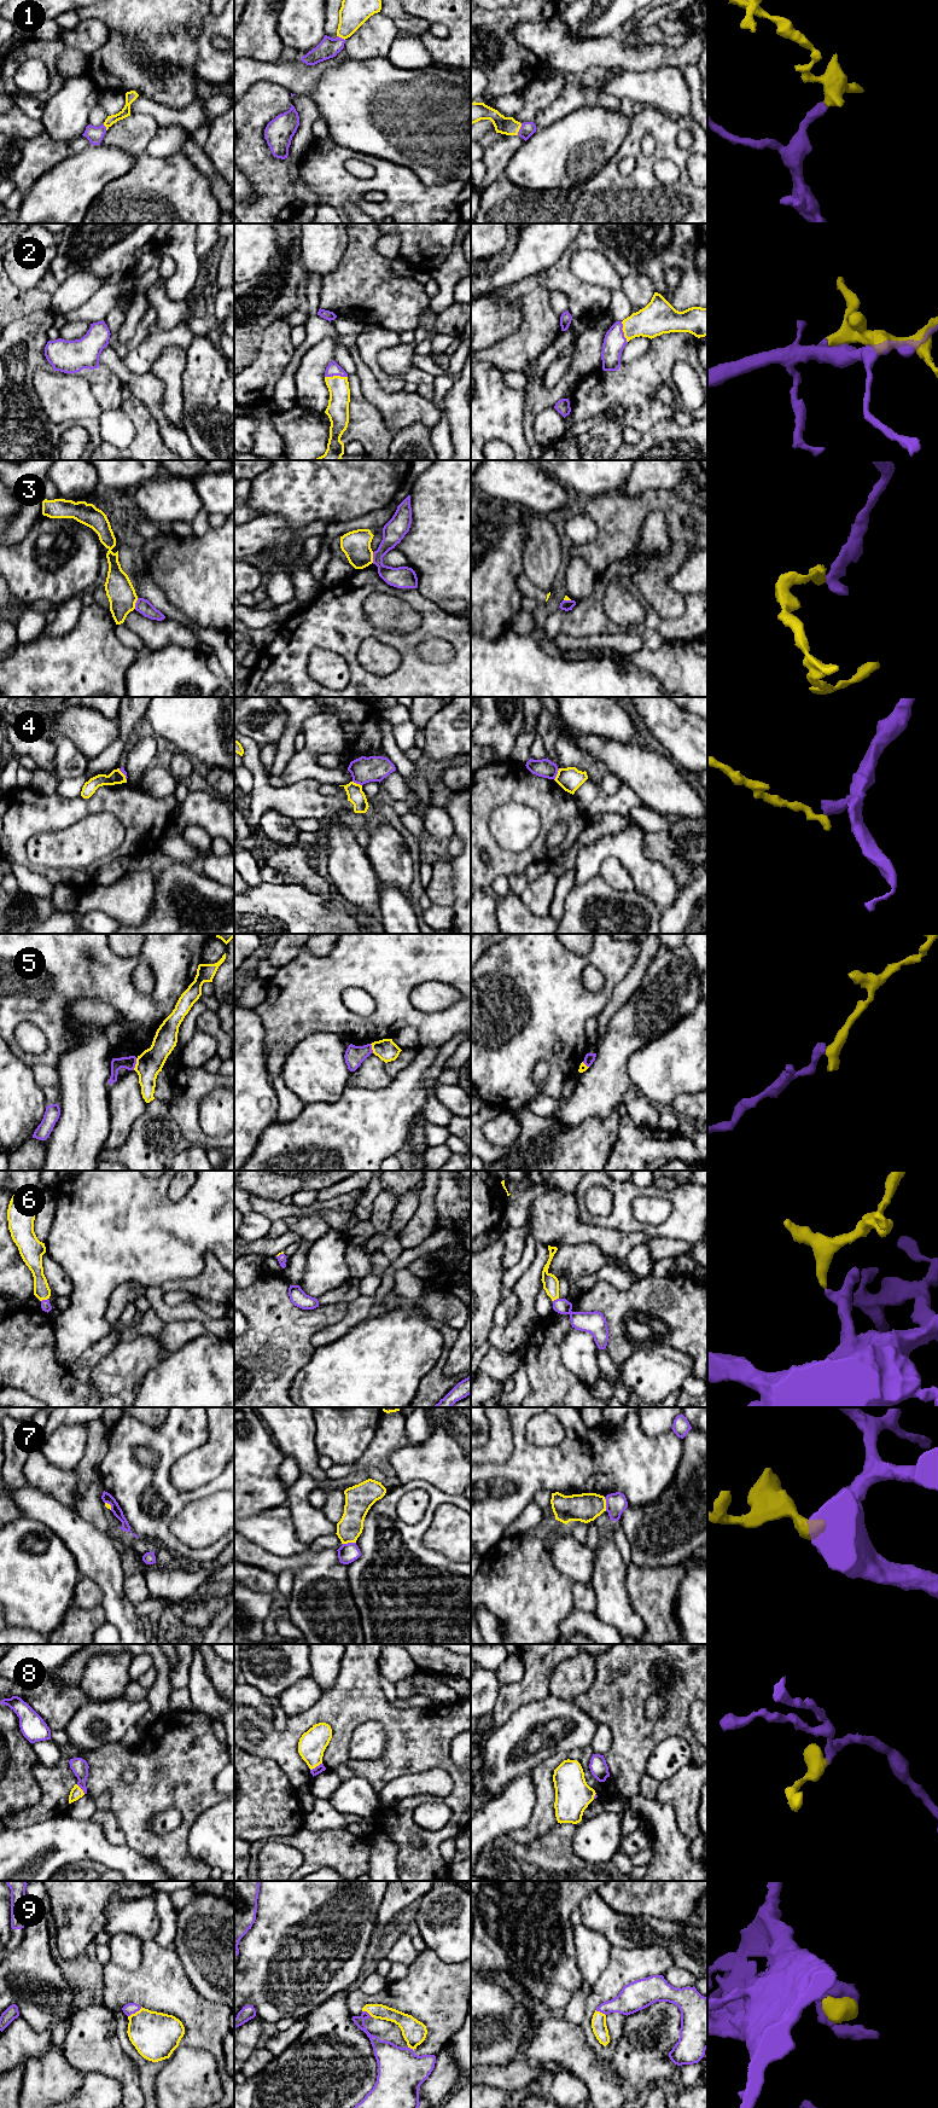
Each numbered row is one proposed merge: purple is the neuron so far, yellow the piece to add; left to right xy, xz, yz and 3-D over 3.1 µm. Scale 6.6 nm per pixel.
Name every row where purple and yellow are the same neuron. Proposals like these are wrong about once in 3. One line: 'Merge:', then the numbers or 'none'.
Merge: 1, 2, 6, 8, 9

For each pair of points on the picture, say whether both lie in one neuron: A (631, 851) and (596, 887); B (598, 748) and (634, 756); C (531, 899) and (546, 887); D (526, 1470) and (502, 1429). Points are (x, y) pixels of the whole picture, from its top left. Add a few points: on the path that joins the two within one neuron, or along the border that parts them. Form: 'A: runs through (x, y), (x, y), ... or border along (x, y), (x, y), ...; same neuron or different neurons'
A: border along (596, 871), (588, 880), (575, 886); different neurons
B: runs through (606, 753), (612, 756), (625, 756); same neuron
C: runs through (535, 896), (542, 889); same neuron
D: border along (510, 1420), (512, 1455), (504, 1462), (489, 1463); different neurons

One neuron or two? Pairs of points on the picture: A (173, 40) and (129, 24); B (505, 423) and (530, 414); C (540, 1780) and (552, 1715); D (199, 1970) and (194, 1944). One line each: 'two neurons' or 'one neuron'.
A: one neuron
B: two neurons
C: two neurons
D: one neuron

